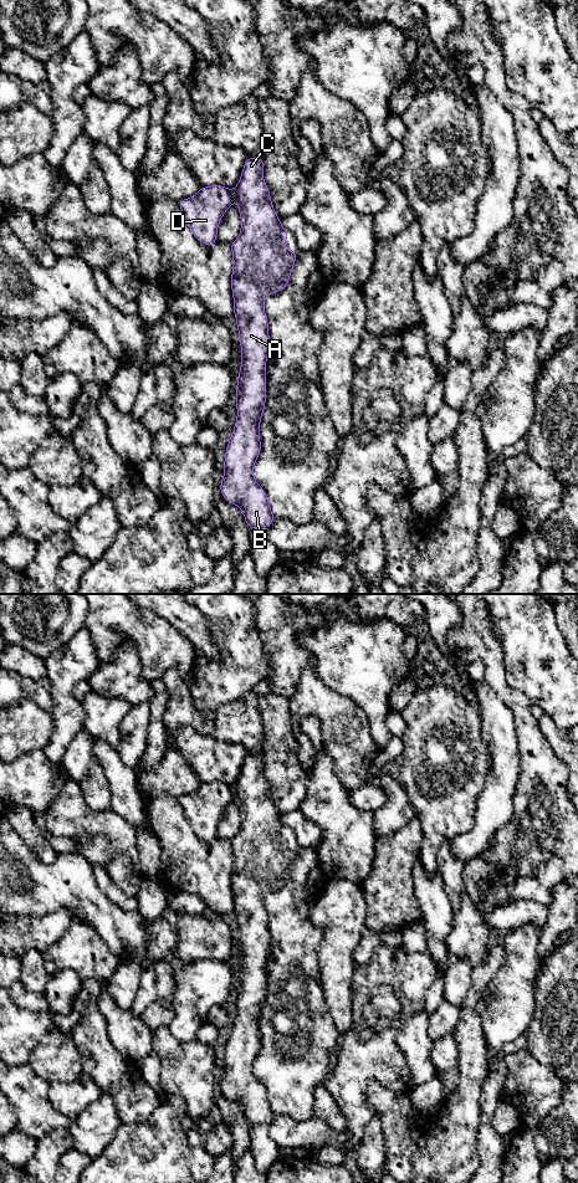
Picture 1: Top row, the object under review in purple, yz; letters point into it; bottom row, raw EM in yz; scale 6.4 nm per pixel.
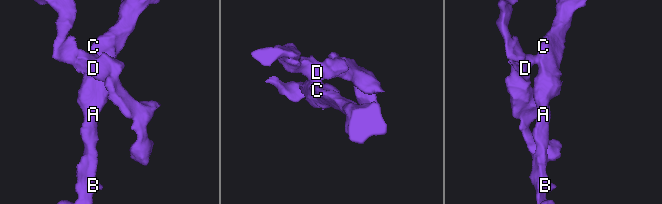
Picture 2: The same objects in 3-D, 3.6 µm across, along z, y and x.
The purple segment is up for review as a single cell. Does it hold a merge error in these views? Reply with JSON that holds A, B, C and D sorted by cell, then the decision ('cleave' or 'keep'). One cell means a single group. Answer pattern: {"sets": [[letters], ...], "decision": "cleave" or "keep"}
{"sets": [["A", "B", "C"], ["D"]], "decision": "cleave"}

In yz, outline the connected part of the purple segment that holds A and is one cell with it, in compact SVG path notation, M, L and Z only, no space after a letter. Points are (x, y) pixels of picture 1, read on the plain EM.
M264 753L246 754L234 792L239 798L241 828L237 835L230 840L234 856L231 887L242 951L236 982L237 1014L225 1049L225 1066L220 1089L227 1098L241 1105L251 1127L259 1123L270 1123L276 1115L265 1086L254 1075L254 1061L261 1049L260 1018L266 999L266 958L270 948L264 896L286 885L297 851L283 838L285 834L291 833L291 829L282 825L281 815L276 811L271 799L270 785L264 778Z

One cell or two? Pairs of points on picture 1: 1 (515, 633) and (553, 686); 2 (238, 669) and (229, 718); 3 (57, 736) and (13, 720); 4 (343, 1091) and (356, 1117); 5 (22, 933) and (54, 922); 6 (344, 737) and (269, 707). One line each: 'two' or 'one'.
1: one
2: two
3: two
4: one
5: one
6: two

